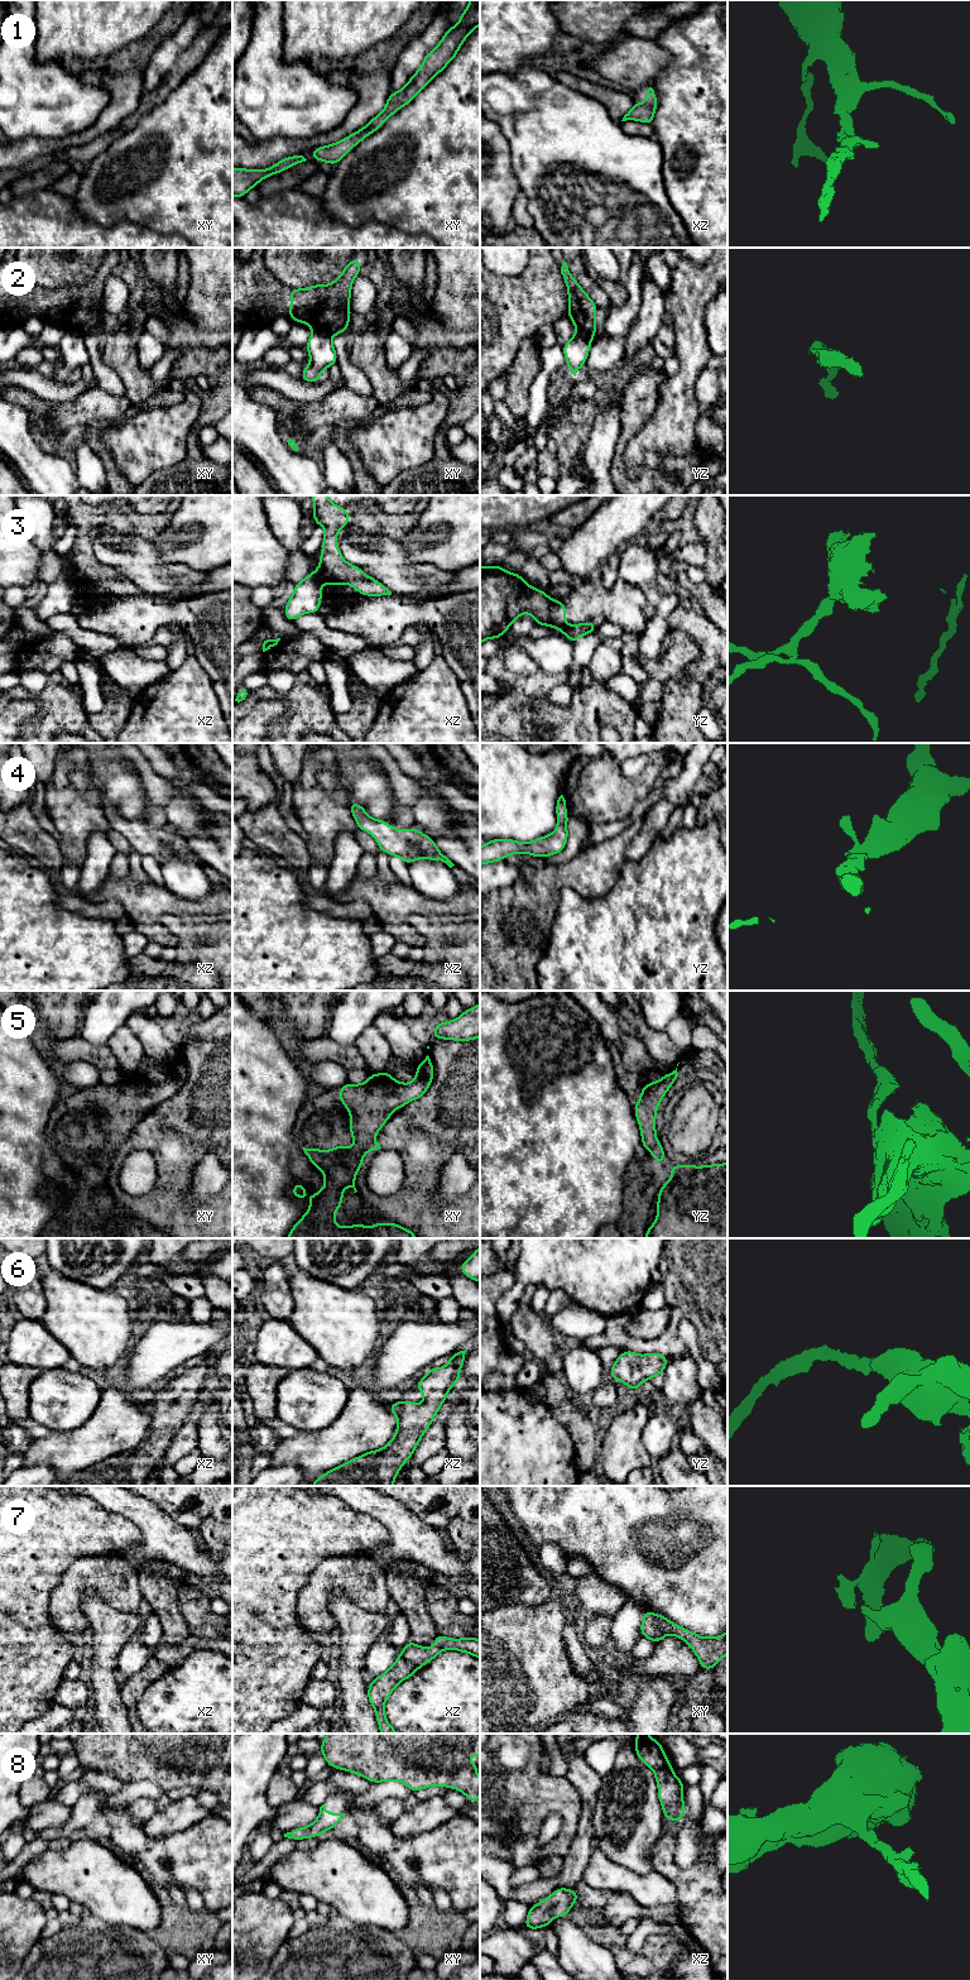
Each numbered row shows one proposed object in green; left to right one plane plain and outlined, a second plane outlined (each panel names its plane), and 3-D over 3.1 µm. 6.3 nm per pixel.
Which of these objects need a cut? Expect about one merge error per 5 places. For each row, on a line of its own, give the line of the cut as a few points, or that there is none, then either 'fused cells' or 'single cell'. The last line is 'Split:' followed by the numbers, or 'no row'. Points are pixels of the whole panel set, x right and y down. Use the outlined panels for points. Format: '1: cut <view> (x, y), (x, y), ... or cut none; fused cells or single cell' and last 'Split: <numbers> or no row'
1: cut none; single cell
2: cut xy (313, 329), (321, 329), (330, 334); fused cells
3: cut xz (315, 571), (318, 583); fused cells
4: cut none; single cell
5: cut none; single cell
6: cut none; single cell
7: cut xy (656, 1615), (658, 1626), (666, 1634); fused cells
8: cut none; single cell
Split: 2, 3, 7

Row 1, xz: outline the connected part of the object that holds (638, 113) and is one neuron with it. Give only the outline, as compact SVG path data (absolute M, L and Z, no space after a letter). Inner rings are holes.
M652 87L647 90L647 102L635 102L635 105L624 115L621 121L638 120L648 125L653 124L657 109L657 95Z

